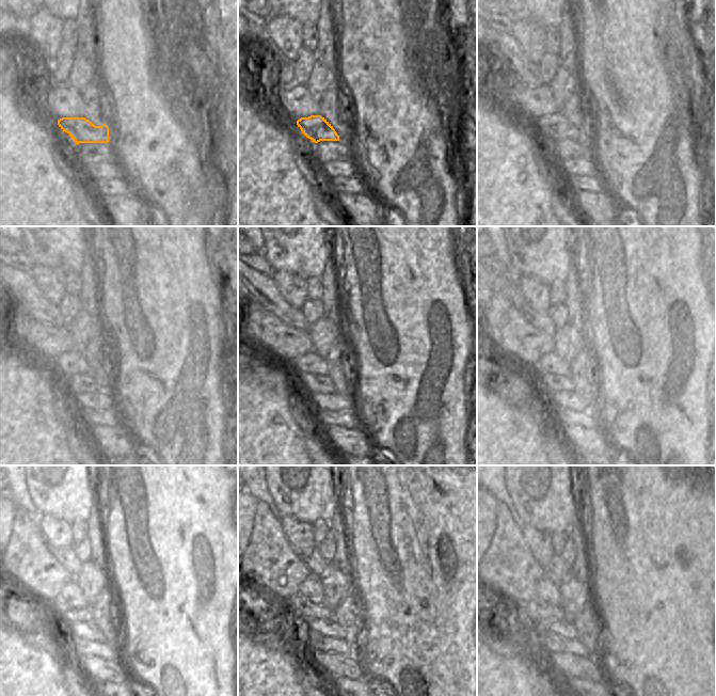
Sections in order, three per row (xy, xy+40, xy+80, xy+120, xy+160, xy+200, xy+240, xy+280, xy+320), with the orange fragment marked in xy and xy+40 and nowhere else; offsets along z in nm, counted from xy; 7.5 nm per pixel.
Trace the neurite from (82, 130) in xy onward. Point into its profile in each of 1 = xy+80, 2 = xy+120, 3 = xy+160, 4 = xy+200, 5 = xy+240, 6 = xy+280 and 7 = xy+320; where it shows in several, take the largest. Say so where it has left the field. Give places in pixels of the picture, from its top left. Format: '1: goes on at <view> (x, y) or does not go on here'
1: goes on at xy+80 (555, 126)
2: goes on at xy+120 (73, 362)
3: goes on at xy+160 (311, 363)
4: goes on at xy+200 (551, 363)
5: goes on at xy+240 (70, 594)
6: goes on at xy+280 (312, 588)
7: goes on at xy+320 (549, 588)

